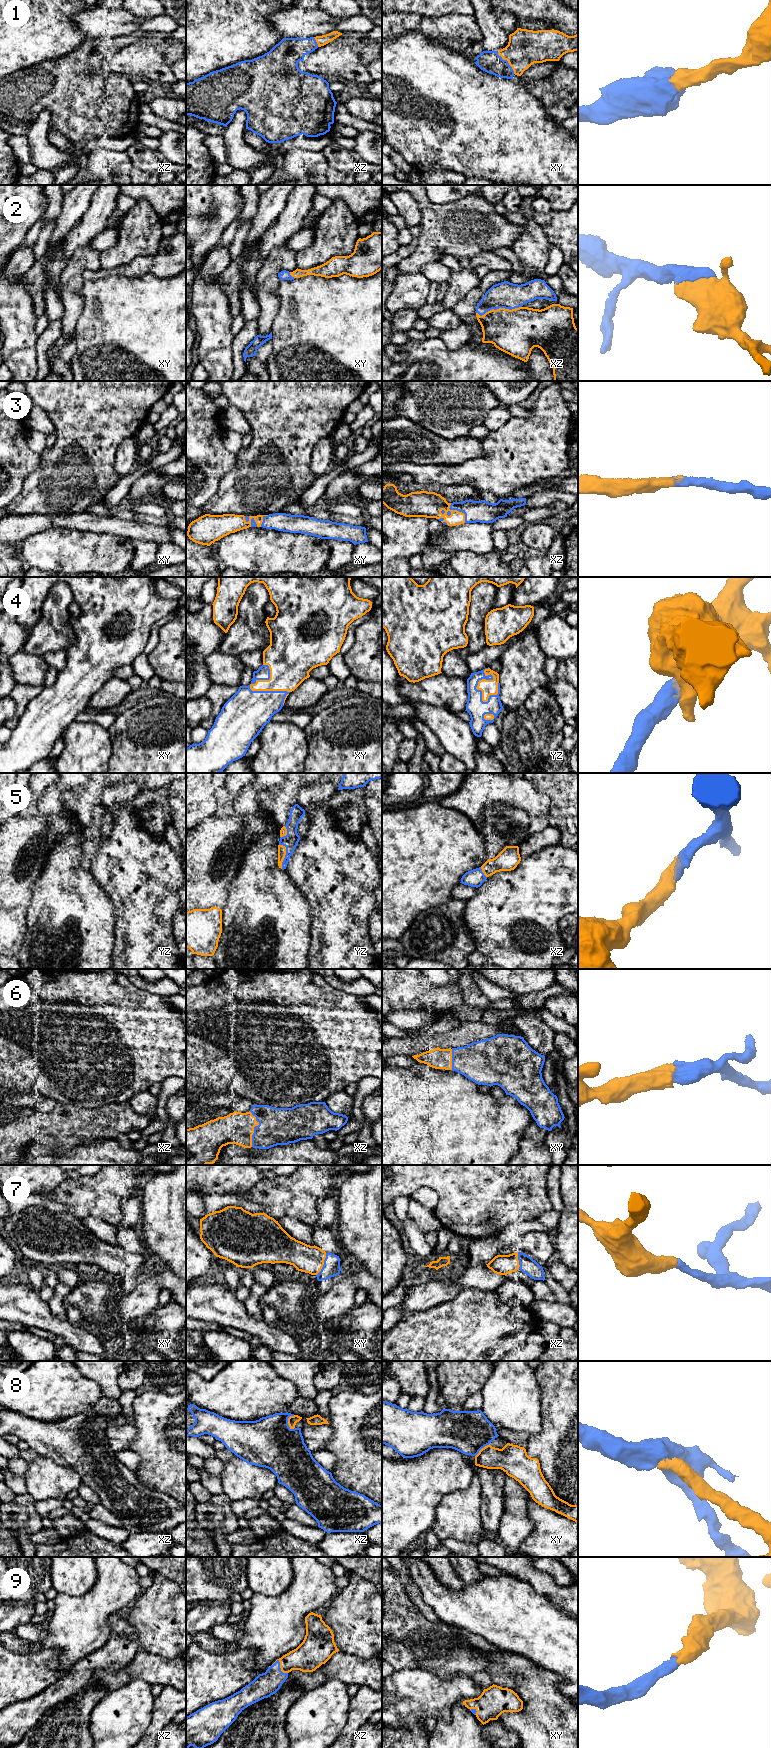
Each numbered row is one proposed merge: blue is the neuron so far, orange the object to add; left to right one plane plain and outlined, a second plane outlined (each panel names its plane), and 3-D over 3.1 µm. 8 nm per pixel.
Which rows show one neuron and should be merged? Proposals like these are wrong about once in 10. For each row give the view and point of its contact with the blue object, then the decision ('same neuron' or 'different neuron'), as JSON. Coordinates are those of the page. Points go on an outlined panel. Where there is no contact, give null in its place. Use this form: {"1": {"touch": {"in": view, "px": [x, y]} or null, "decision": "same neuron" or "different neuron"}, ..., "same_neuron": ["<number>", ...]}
{"1": {"touch": {"in": "xy", "px": [507, 61]}, "decision": "same neuron"}, "2": {"touch": {"in": "xz", "px": [498, 308]}, "decision": "same neuron"}, "3": {"touch": {"in": "xz", "px": [456, 509]}, "decision": "same neuron"}, "4": {"touch": {"in": "xy", "px": [256, 691]}, "decision": "same neuron"}, "5": {"touch": {"in": "yz", "px": [285, 855]}, "decision": "same neuron"}, "6": {"touch": {"in": "xz", "px": [254, 1128]}, "decision": "same neuron"}, "7": {"touch": {"in": "xy", "px": [324, 1264]}, "decision": "same neuron"}, "8": {"touch": {"in": "xz", "px": [287, 1421]}, "decision": "same neuron"}, "9": {"touch": {"in": "xz", "px": [279, 1666]}, "decision": "same neuron"}, "same_neuron": ["1", "2", "3", "4", "5", "6", "7", "8", "9"]}

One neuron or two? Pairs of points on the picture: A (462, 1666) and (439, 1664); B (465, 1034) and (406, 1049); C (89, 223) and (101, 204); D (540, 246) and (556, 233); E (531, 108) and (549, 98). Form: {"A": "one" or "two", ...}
{"A": "one", "B": "one", "C": "one", "D": "two", "E": "two"}

